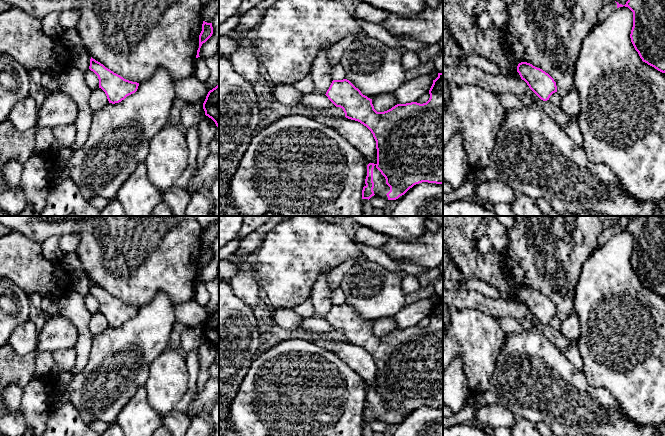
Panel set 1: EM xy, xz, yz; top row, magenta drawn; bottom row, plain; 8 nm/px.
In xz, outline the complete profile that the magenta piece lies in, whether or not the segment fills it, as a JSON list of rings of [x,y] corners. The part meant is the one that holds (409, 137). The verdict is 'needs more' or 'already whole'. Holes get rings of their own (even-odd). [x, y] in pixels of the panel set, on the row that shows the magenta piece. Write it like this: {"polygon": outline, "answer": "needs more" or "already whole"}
{"polygon": [[[443,73],[433,80],[429,90],[430,98],[426,103],[411,102],[397,104],[384,112],[377,112],[372,99],[363,95],[349,80],[333,80],[326,92],[328,99],[343,109],[345,117],[366,126],[376,141],[377,163],[367,165],[367,176],[362,190],[362,199],[377,195],[388,200],[399,200],[414,185],[428,182],[443,184]]], "answer": "needs more"}

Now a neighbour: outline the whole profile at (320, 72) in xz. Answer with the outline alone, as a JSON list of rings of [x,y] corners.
[[[325,47],[319,51],[317,57],[313,61],[310,76],[315,85],[315,91],[325,95],[332,83],[331,71],[333,65],[329,63],[329,50]]]

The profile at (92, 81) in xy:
[[[90,69],[85,72],[85,81],[91,91],[99,87],[98,76]]]

